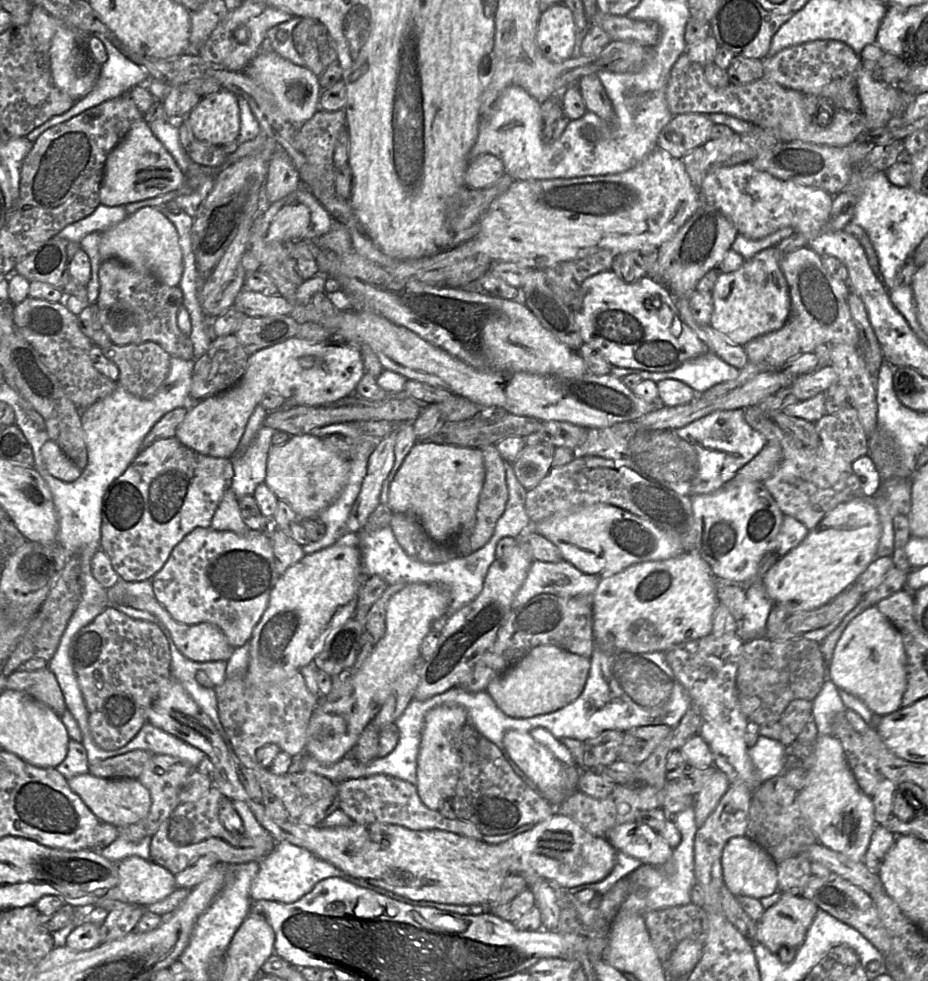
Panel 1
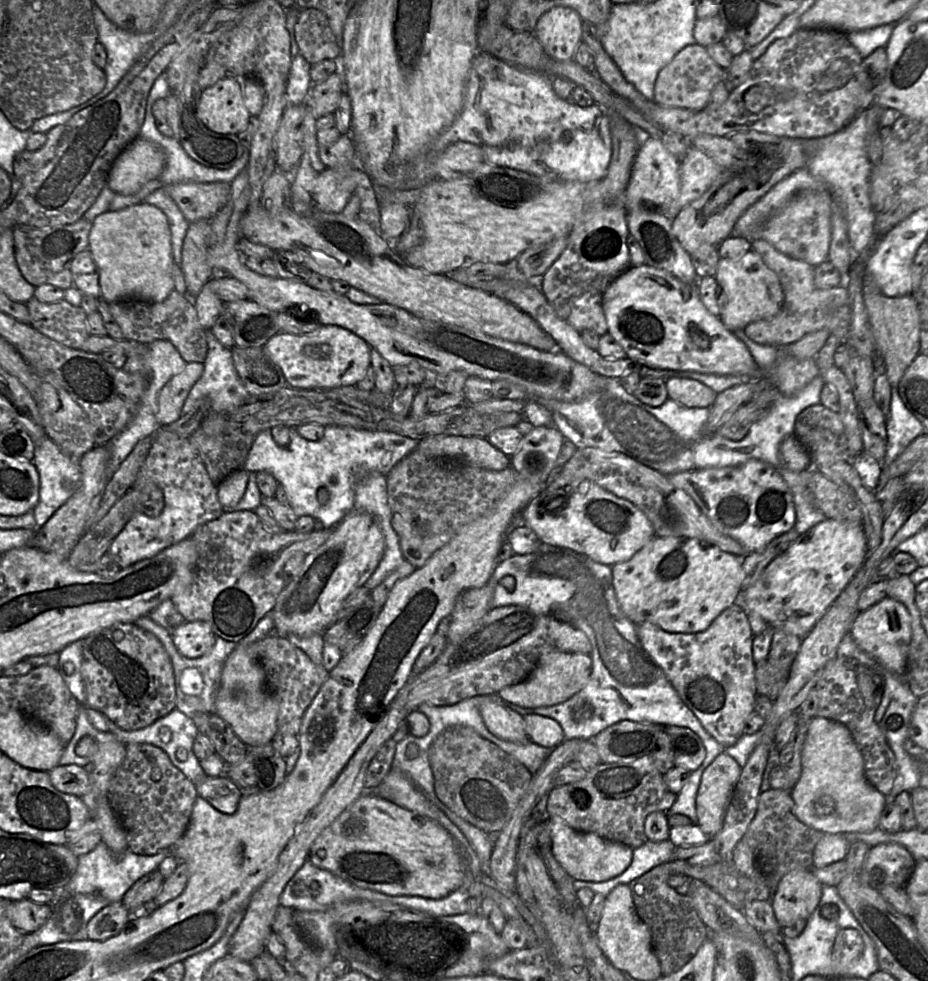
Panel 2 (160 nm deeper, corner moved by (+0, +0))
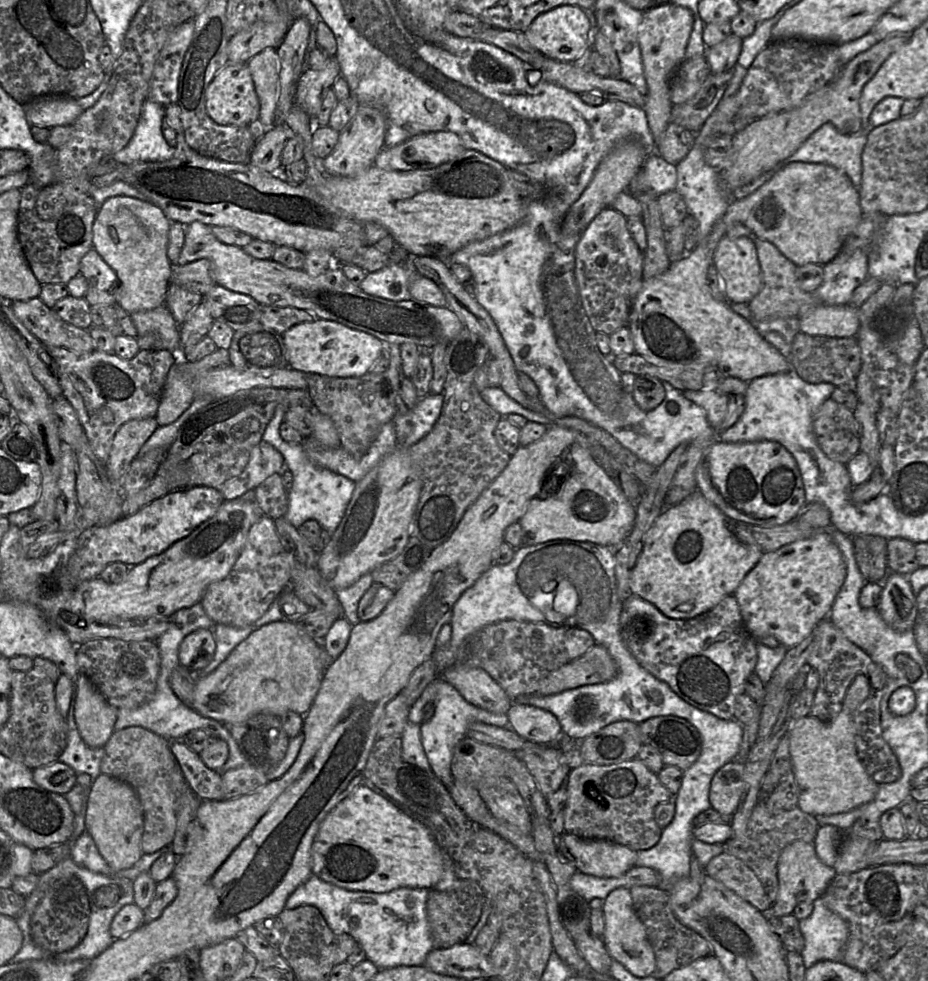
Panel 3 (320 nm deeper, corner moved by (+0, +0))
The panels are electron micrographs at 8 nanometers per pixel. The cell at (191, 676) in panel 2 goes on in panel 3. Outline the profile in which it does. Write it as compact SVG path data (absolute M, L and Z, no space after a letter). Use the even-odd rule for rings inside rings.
M216 624L213 628L215 637L215 654L212 661L201 670L190 670L190 675L195 682L197 679L211 673L230 652L242 641L244 641L253 631L253 625L244 627L233 627L224 624Z

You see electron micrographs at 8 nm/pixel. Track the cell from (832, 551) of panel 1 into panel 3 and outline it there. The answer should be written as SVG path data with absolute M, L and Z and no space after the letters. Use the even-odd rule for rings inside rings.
M828 532L785 545L777 550L763 553L759 562L744 577L733 596L736 598L744 623L759 640L774 636L786 648L792 648L808 637L825 618L829 618L833 603L846 577L846 564L838 546Z

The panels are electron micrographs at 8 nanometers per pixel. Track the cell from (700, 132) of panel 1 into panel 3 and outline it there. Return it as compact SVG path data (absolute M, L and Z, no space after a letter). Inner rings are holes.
M730 33L718 44L707 48L706 58L712 74L721 74L733 68L739 58L743 39Z

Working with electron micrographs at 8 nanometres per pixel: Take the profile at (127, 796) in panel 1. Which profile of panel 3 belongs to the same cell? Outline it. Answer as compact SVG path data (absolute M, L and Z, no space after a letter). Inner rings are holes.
M56 761L32 770L34 782L43 789L64 795L77 784L77 774L67 764Z

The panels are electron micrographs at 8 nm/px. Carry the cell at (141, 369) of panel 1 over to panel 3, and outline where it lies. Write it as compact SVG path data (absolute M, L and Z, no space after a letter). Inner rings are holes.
M39 296L10 302L10 305L15 316L45 345L63 347L76 353L94 350L94 342L87 329L61 319Z

